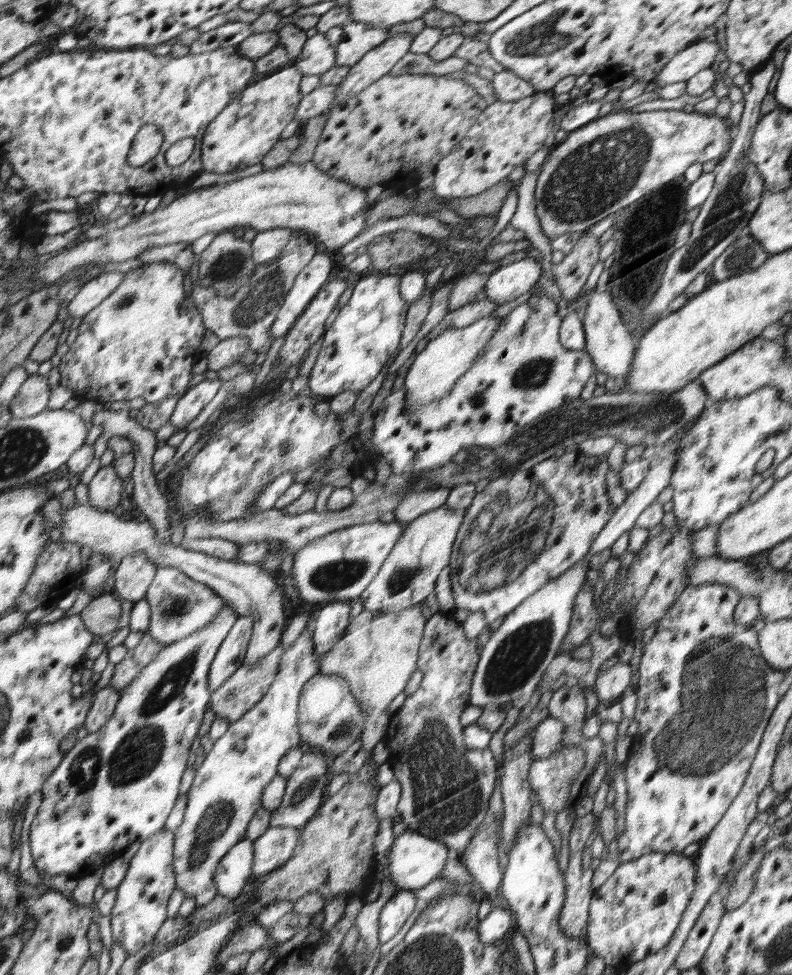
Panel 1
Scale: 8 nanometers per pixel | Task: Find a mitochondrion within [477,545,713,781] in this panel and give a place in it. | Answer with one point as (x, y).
(517, 659)

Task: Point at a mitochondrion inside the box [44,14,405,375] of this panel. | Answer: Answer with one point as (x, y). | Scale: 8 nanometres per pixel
(260, 300)

